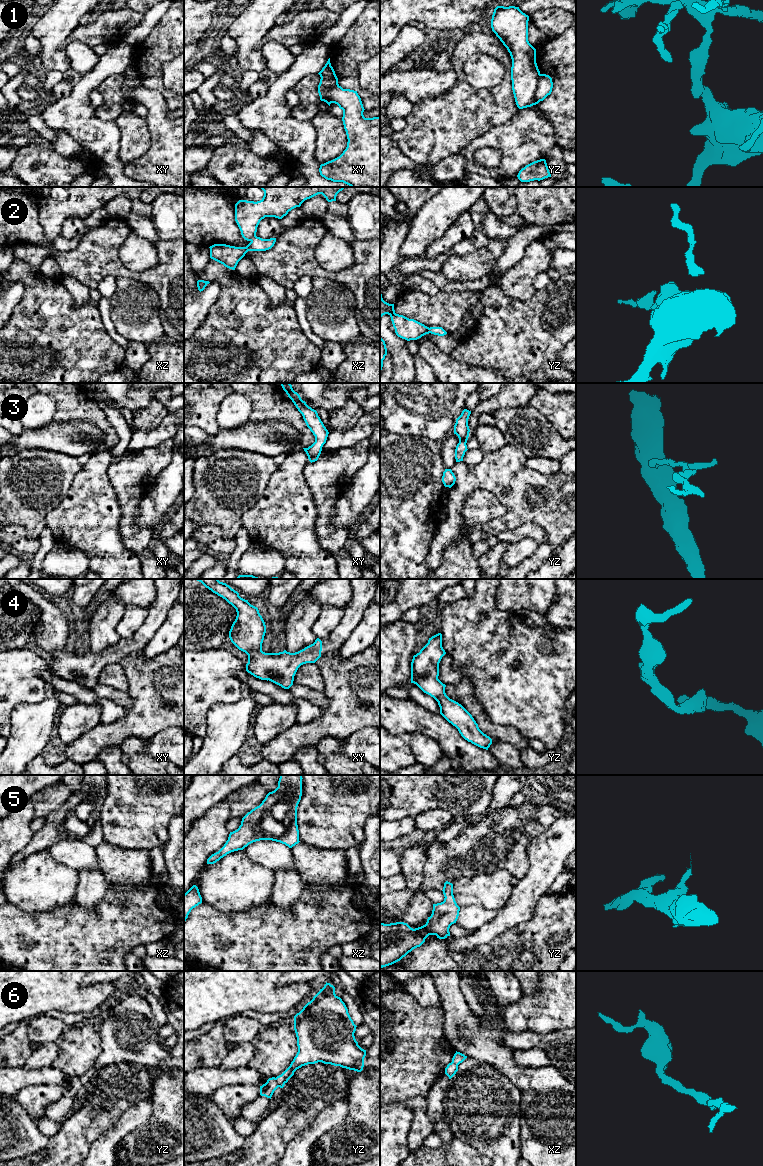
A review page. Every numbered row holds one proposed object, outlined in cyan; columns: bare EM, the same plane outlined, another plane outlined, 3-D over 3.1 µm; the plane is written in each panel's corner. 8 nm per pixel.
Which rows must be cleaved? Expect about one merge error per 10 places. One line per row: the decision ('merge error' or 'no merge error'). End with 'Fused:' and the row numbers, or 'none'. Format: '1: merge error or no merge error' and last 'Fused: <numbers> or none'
1: merge error
2: merge error
3: no merge error
4: no merge error
5: no merge error
6: no merge error
Fused: 1, 2

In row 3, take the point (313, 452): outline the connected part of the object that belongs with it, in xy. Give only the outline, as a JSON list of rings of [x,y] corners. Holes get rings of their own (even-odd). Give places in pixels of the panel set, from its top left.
[[[281,383],[281,386],[298,411],[302,414],[307,427],[315,436],[315,442],[308,448],[303,448],[309,461],[311,463],[315,462],[321,454],[322,447],[326,443],[329,432],[318,416],[317,411],[309,407],[306,402],[301,399],[300,395],[293,390],[290,383]]]

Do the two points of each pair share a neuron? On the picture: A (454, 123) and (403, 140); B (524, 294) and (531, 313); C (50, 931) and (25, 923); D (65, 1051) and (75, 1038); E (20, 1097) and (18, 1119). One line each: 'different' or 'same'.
A: same
B: different
C: same
D: same
E: different

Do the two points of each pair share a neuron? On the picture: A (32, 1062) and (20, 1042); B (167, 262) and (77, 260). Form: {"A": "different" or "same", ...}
{"A": "different", "B": "same"}

